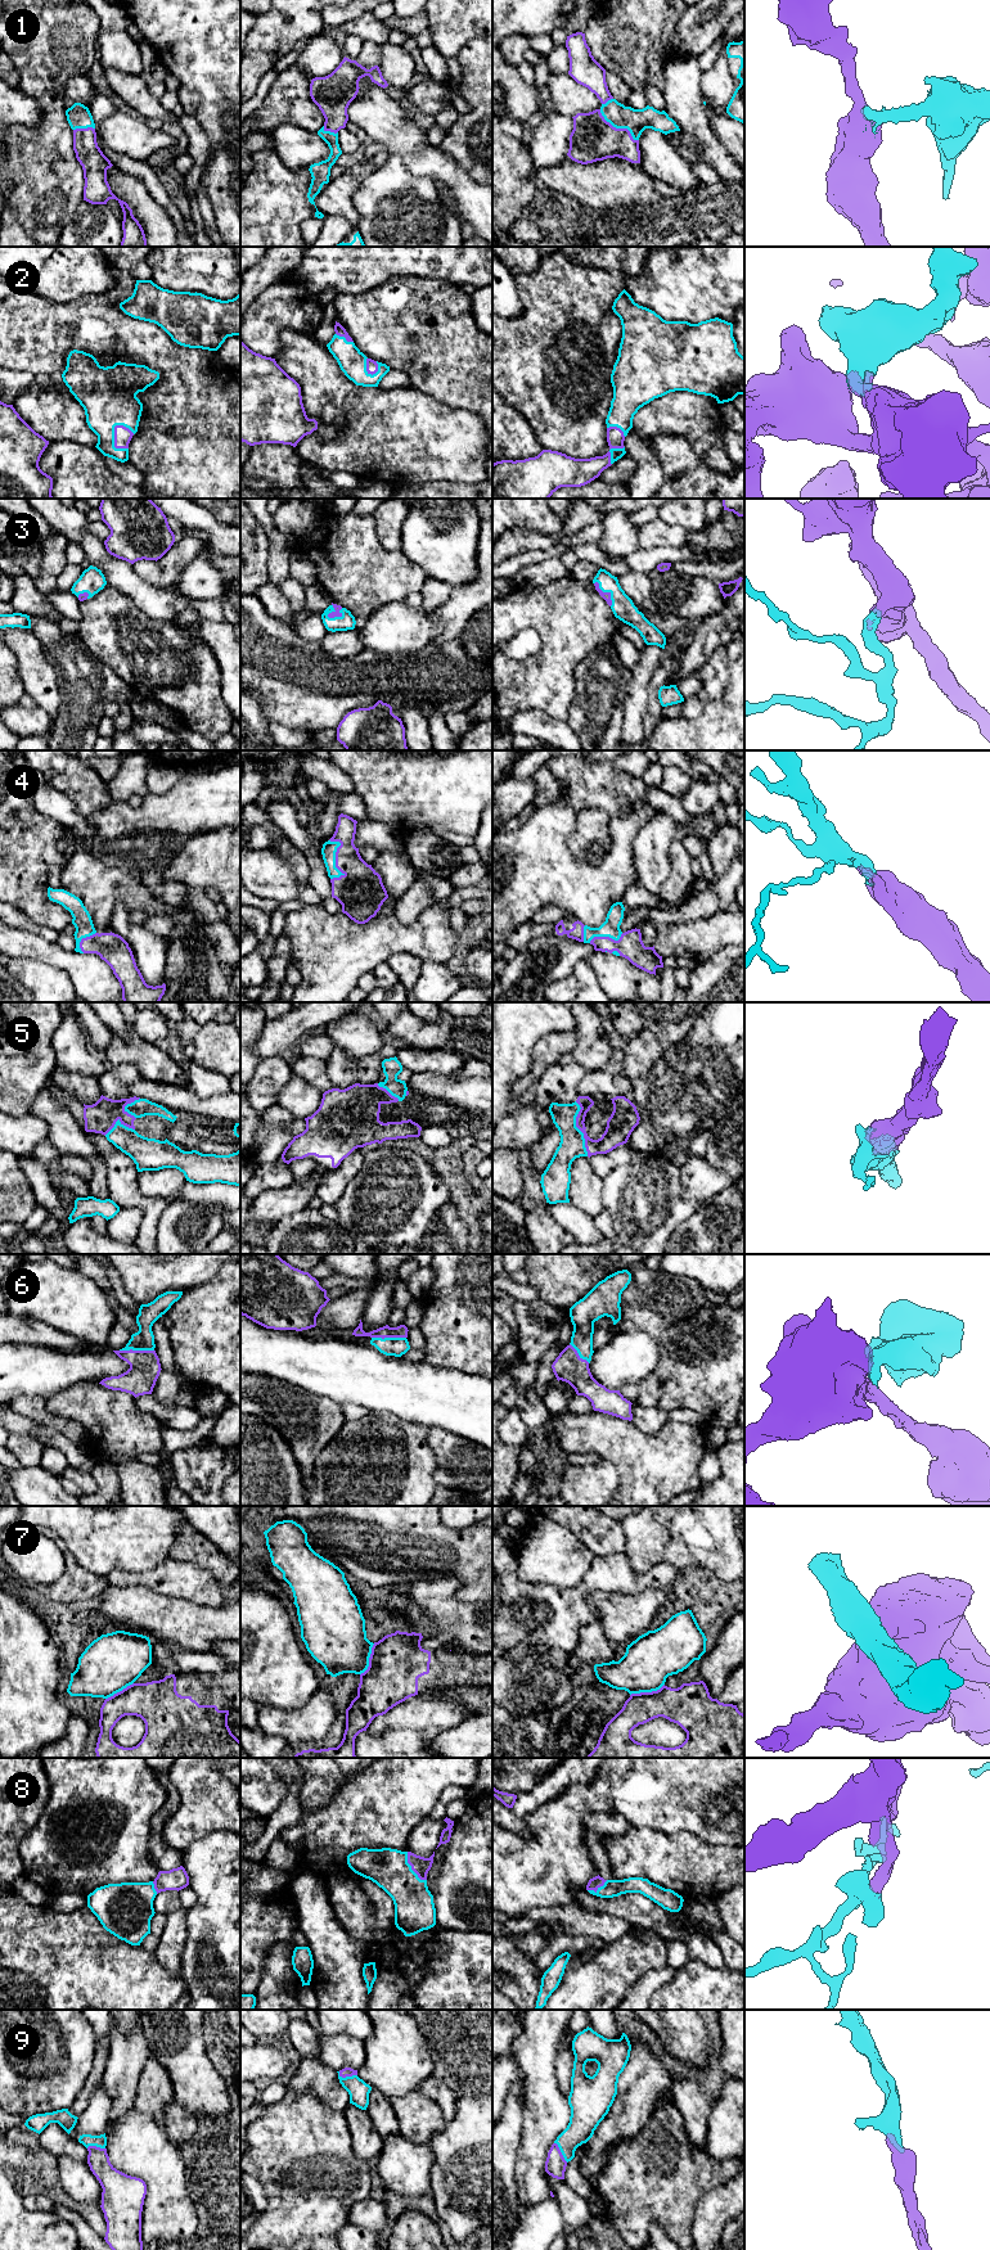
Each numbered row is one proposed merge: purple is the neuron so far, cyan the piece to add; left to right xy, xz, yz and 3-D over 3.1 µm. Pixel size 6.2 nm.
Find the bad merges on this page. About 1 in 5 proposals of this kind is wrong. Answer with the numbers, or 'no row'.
7

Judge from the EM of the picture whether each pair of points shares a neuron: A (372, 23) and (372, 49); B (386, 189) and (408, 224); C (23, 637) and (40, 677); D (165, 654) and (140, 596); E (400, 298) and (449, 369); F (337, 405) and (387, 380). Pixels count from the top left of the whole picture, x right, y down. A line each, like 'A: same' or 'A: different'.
A: different
B: same
C: same
D: different
E: same
F: different

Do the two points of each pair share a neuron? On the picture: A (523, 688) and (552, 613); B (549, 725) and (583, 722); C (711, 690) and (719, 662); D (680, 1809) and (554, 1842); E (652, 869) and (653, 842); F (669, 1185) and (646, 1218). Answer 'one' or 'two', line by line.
A: one
B: two
C: one
D: one
E: one
F: one

